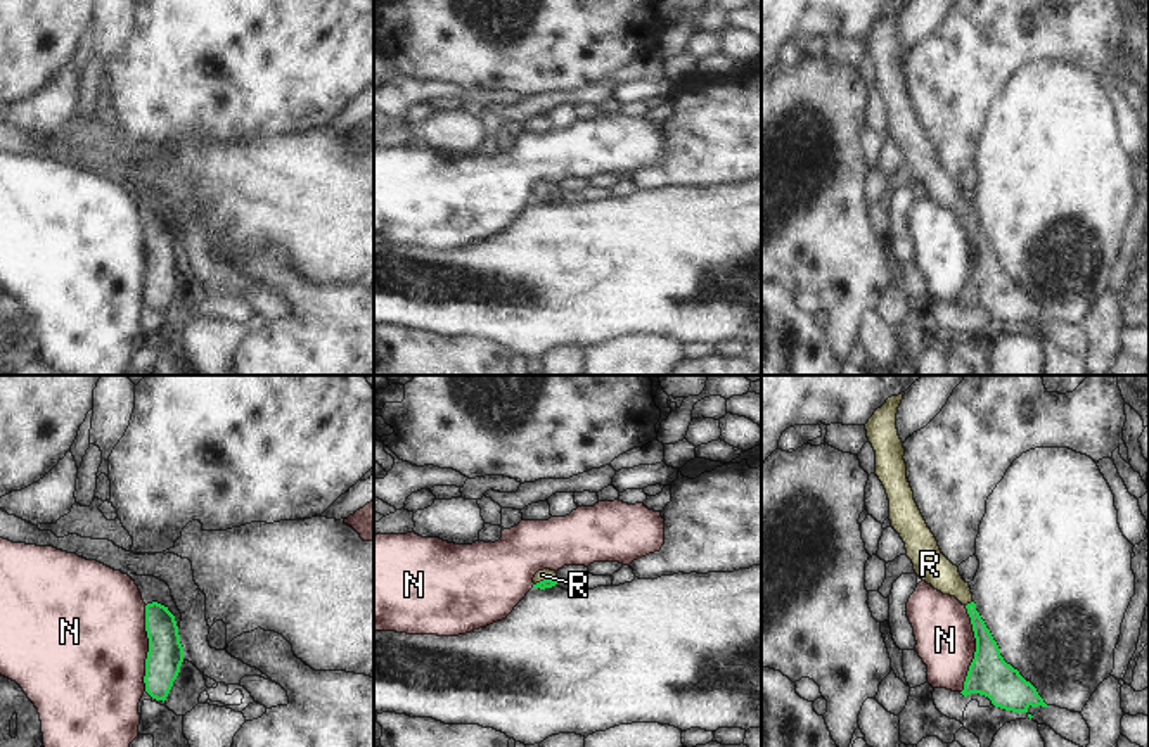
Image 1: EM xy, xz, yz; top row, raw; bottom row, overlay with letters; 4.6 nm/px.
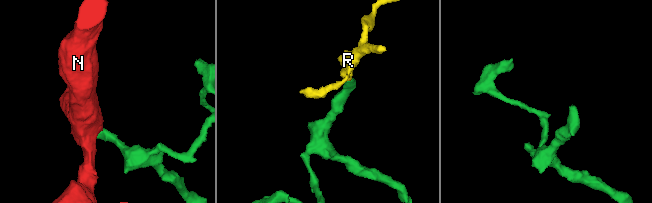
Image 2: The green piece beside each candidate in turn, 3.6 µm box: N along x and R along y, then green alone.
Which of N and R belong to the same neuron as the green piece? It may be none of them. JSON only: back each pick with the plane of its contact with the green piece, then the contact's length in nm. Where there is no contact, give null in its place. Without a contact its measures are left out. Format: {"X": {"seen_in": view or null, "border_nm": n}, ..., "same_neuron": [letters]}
{"R": {"seen_in": "yz", "border_nm": 40}, "same_neuron": ["R"]}

